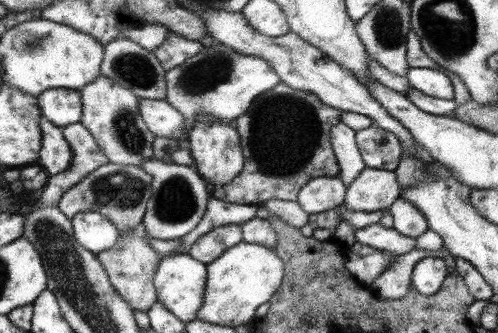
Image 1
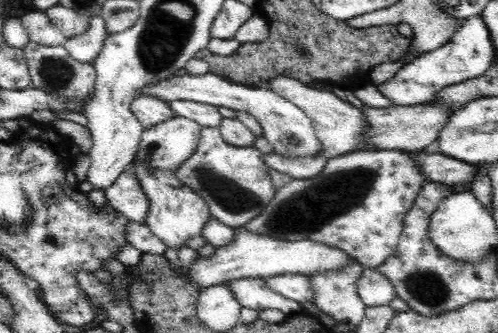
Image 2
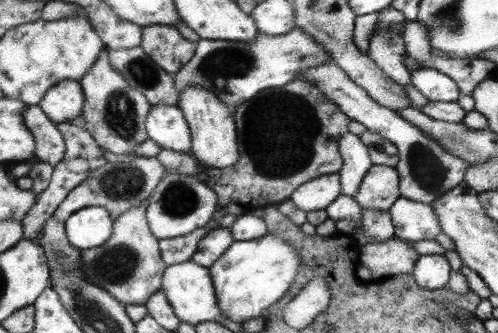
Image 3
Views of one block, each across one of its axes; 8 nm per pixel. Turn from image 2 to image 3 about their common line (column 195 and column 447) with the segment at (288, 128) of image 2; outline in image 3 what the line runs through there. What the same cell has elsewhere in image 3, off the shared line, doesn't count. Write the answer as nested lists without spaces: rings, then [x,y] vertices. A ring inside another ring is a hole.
[[[419,68],[411,72],[411,86],[429,102],[457,102],[457,94],[461,94],[449,76],[433,68]]]

